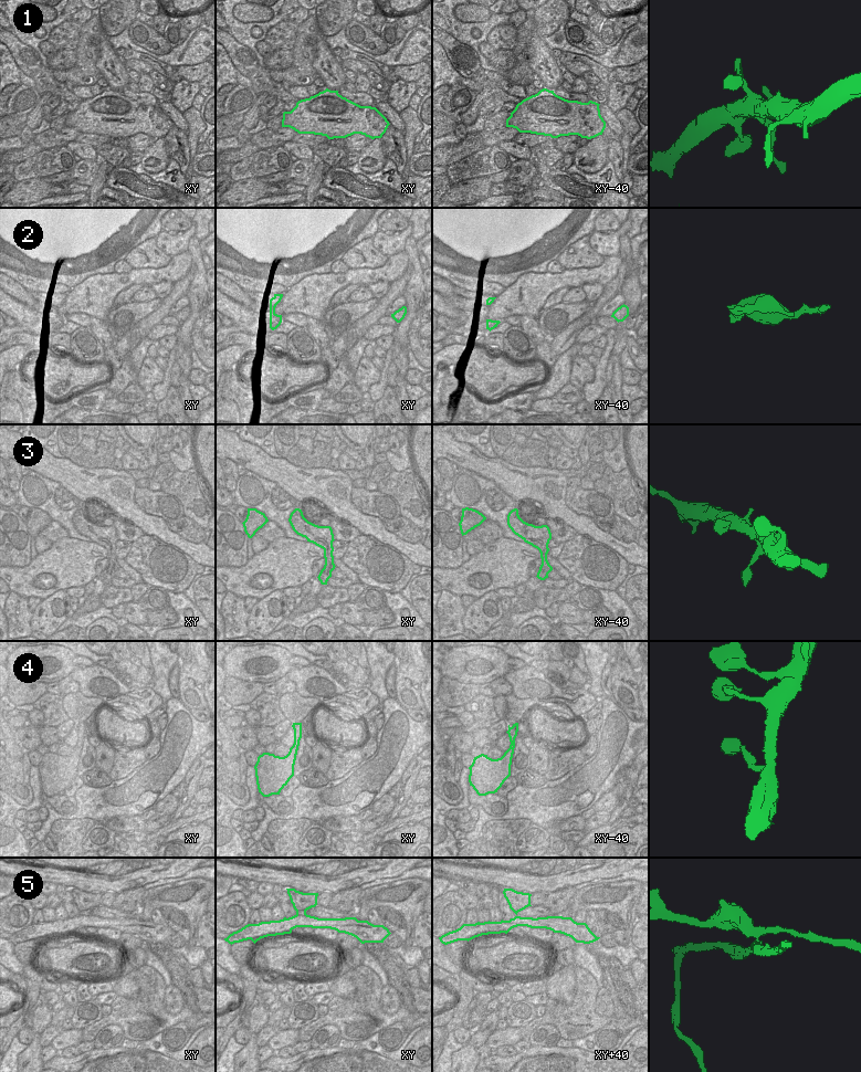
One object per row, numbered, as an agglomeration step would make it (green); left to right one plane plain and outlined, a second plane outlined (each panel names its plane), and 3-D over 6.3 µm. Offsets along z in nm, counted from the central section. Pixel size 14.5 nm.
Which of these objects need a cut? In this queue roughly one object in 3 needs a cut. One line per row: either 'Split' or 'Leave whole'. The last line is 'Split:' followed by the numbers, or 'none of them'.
1: Leave whole
2: Split
3: Leave whole
4: Leave whole
5: Split
Split: 2, 5.

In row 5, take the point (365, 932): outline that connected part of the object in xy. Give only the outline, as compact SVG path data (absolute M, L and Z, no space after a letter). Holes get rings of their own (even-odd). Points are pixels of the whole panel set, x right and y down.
M294 915L280 921L248 924L233 932L227 938L229 944L251 939L254 944L261 938L291 934L296 927L330 928L356 937L361 944L384 943L391 934L384 925L374 925L368 921L358 921L356 917L318 918L311 915Z

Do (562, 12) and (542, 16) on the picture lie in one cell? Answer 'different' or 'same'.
same

